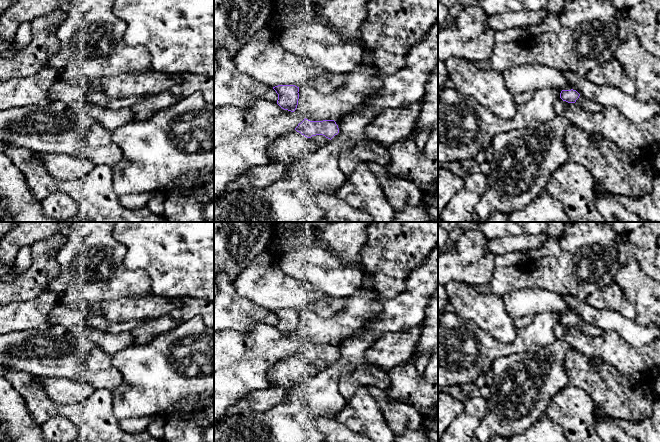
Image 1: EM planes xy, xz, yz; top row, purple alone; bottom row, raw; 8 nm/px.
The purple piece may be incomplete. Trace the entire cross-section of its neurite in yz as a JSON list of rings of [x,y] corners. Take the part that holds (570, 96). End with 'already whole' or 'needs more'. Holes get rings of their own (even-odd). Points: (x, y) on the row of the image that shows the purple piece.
[[[573,89],[562,90],[560,93],[560,98],[568,103],[576,103],[585,111],[591,113],[599,113],[604,110],[604,107],[601,104],[581,96],[576,90]]]; needs more

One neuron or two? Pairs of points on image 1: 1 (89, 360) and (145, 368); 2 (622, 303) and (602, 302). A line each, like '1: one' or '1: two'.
1: two
2: one

